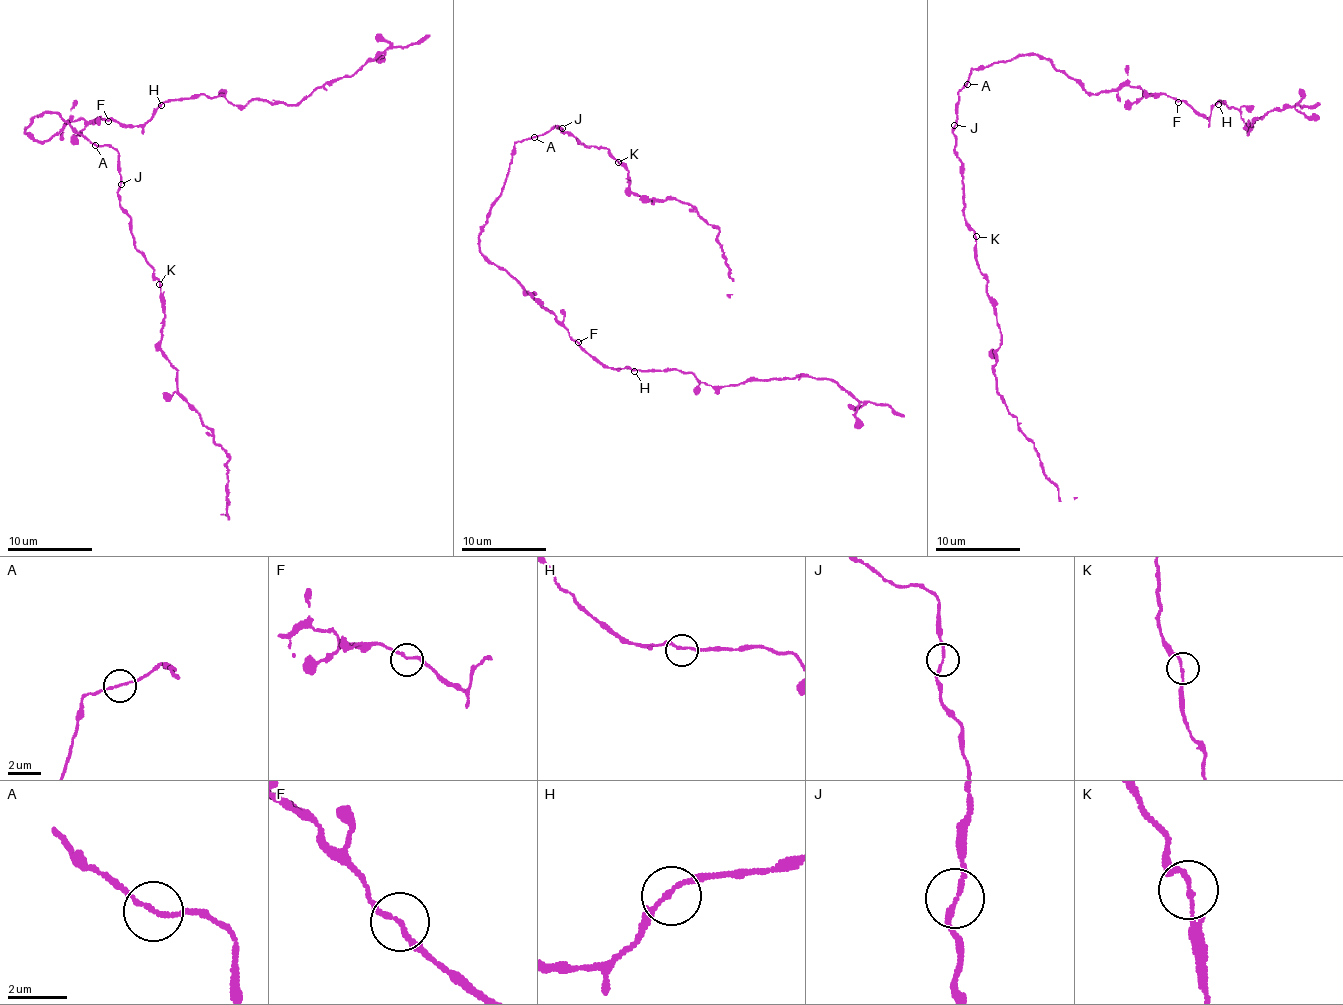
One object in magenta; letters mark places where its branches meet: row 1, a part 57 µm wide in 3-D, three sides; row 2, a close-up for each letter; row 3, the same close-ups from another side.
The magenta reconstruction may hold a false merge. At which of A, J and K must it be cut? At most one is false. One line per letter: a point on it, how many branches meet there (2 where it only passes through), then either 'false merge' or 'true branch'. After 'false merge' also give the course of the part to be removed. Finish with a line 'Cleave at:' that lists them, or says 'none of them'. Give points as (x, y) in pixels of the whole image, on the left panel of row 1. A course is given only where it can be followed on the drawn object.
A: at (95, 145); 2 branches meet; true branch
J: at (121, 184); 2 branches meet; true branch
K: at (159, 284); 2 branches meet; true branch
Cleave at: none of them

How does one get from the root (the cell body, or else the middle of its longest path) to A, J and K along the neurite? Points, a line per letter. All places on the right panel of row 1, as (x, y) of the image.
A: (1033, 53), (1017, 55), (991, 66), (978, 66), (971, 72), (966, 83)
J: (1033, 53), (972, 69), (959, 94), (955, 125)
K: (1033, 53), (972, 69), (959, 94), (957, 123), (953, 131), (956, 155), (963, 163), (964, 217), (975, 237)

